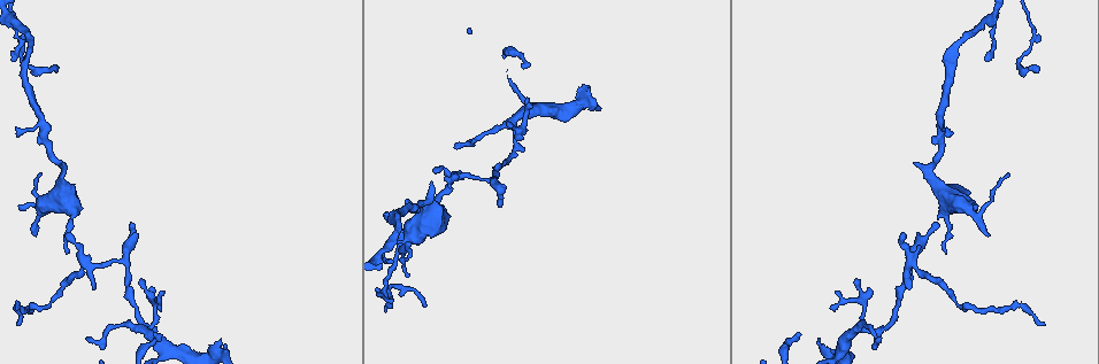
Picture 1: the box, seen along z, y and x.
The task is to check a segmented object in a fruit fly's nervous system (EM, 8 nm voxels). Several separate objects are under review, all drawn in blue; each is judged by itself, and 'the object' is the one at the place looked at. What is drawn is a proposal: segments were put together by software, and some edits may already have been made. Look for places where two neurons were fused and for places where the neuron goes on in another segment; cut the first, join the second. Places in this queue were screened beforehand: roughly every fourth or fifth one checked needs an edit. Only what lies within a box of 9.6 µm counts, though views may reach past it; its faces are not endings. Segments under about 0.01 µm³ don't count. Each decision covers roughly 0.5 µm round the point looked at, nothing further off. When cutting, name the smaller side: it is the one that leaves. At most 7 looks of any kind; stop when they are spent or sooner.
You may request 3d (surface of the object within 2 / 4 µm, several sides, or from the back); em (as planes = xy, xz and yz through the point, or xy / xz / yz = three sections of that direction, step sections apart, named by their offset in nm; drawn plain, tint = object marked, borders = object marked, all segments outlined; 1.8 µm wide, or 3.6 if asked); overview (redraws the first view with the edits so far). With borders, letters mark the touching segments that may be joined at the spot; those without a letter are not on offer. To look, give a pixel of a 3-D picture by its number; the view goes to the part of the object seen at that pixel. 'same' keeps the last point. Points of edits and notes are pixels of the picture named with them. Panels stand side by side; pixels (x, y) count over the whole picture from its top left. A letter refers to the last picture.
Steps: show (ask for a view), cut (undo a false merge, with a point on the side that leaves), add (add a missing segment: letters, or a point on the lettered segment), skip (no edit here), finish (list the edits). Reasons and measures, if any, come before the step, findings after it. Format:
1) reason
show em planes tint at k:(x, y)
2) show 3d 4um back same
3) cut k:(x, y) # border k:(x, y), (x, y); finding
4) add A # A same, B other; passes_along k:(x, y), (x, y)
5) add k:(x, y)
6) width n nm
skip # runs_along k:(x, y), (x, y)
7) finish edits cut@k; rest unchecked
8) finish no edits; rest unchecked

free end
show 3d 4um at 1:(141, 285)

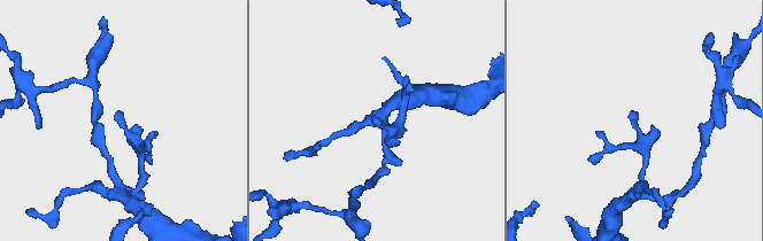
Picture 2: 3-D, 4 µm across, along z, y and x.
now the EM
show em xz step 8 plain at 2:(114, 118)

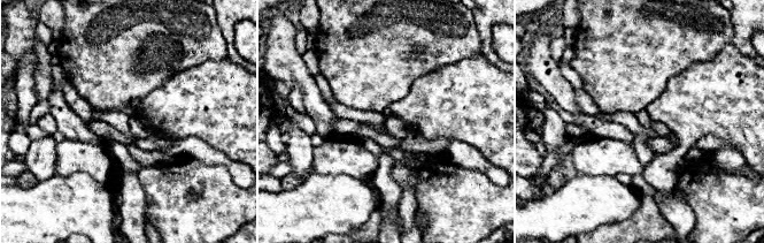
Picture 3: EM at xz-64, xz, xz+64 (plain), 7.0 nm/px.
show em xz step 8 borders same

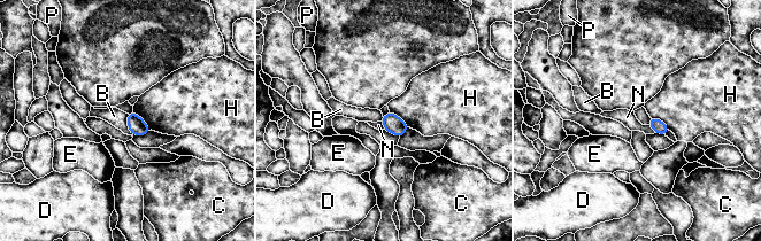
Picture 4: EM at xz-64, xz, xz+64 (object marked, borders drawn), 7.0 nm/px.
skip # B other, C other, D other, E other, H other, N other, P other; none of them fits

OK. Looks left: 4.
free end
show 3d 2um at 1:(430, 182)

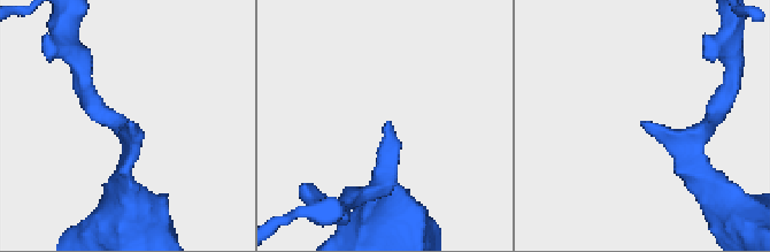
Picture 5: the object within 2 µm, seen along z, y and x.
show em planes plain at 5:(387, 121)

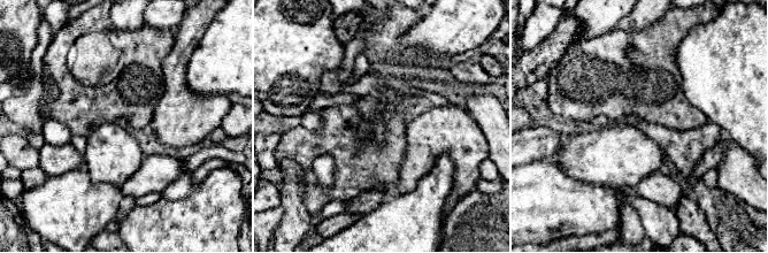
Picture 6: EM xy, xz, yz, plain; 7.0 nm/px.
show em planes borders same

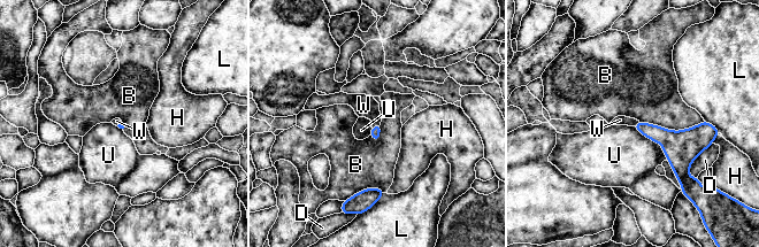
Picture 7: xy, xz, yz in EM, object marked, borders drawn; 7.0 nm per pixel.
add W # B other, D other, H other, L other, U other, W same; passes_along 7:(375, 131), (376, 124), (365, 106); the neuron continues

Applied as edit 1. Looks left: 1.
finish edits add@7; rest unchecked

